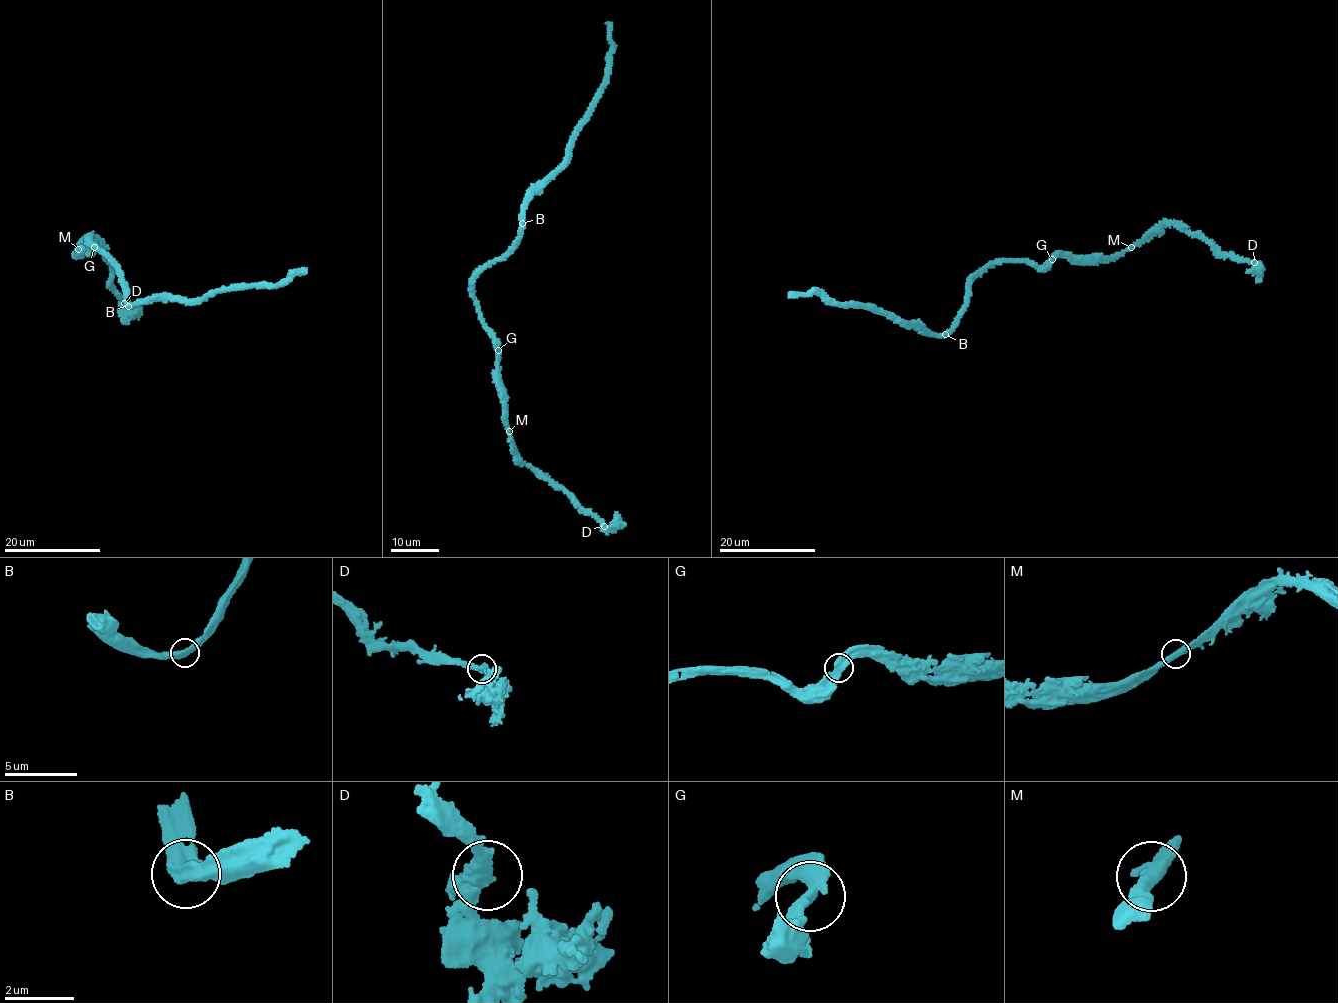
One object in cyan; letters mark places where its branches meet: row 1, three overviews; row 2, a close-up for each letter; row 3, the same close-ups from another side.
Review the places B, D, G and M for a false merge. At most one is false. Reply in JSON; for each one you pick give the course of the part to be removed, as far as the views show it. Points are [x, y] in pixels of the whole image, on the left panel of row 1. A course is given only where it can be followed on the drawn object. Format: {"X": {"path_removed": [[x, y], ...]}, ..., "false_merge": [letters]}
{"false_merge": []}

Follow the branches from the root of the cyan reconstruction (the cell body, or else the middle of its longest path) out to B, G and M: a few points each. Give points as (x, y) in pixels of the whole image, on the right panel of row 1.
B: (980, 272), (969, 284), (966, 307), (958, 322), (945, 334)
G: (980, 272), (1003, 261), (1027, 261), (1037, 266), (1044, 265), (1052, 259)
M: (980, 272), (1003, 261), (1046, 265), (1062, 255), (1098, 260), (1118, 258), (1131, 247)

